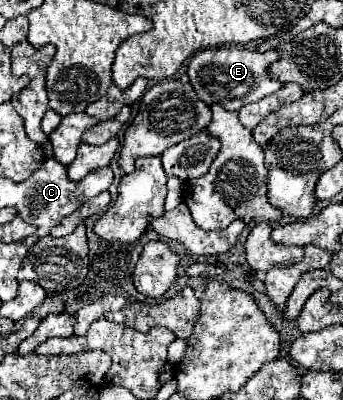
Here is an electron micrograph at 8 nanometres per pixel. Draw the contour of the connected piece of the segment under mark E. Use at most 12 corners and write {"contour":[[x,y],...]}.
{"contour":[[204,49],[188,77],[206,105],[238,111],[276,93],[278,51]]}

